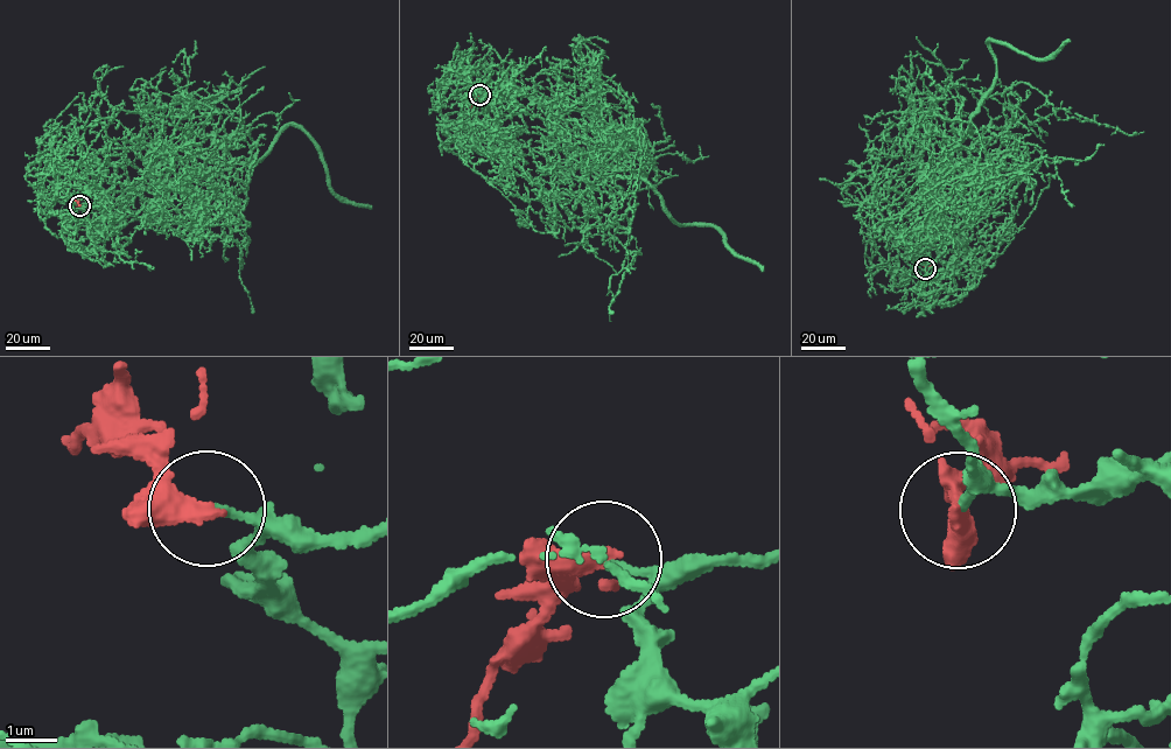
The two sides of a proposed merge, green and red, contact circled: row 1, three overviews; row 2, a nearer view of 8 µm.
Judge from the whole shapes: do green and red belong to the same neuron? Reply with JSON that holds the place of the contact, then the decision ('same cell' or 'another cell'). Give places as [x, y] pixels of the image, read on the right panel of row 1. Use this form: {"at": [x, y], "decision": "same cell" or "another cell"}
{"at": [925, 268], "decision": "same cell"}

